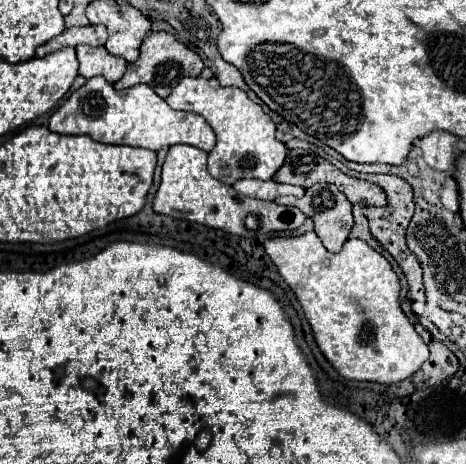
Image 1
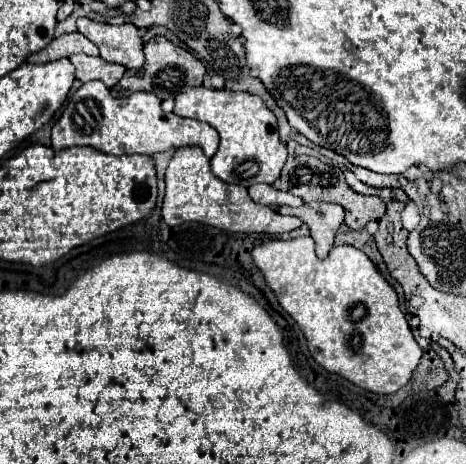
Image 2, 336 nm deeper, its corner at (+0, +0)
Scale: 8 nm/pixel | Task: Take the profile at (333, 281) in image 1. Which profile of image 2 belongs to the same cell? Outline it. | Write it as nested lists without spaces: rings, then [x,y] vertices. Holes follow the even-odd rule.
[[[298,237],[290,241],[270,239],[262,245],[256,245],[252,249],[252,259],[262,271],[270,289],[276,293],[280,305],[302,329],[312,357],[326,371],[338,373],[350,383],[378,395],[396,393],[408,383],[412,371],[422,357],[422,349],[408,327],[394,287],[382,277],[378,267],[368,259],[364,251],[352,245],[340,245],[334,247],[326,259],[318,259],[314,253],[314,239]]]

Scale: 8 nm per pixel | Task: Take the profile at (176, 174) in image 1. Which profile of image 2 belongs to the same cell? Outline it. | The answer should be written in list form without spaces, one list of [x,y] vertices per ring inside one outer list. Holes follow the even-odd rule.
[[[200,147],[176,149],[174,157],[170,159],[170,165],[166,169],[166,195],[162,203],[162,219],[168,225],[198,221],[228,233],[270,233],[270,235],[290,233],[292,229],[298,229],[302,225],[298,217],[286,217],[272,207],[254,203],[244,187],[220,181],[210,171],[210,161],[200,151]]]

